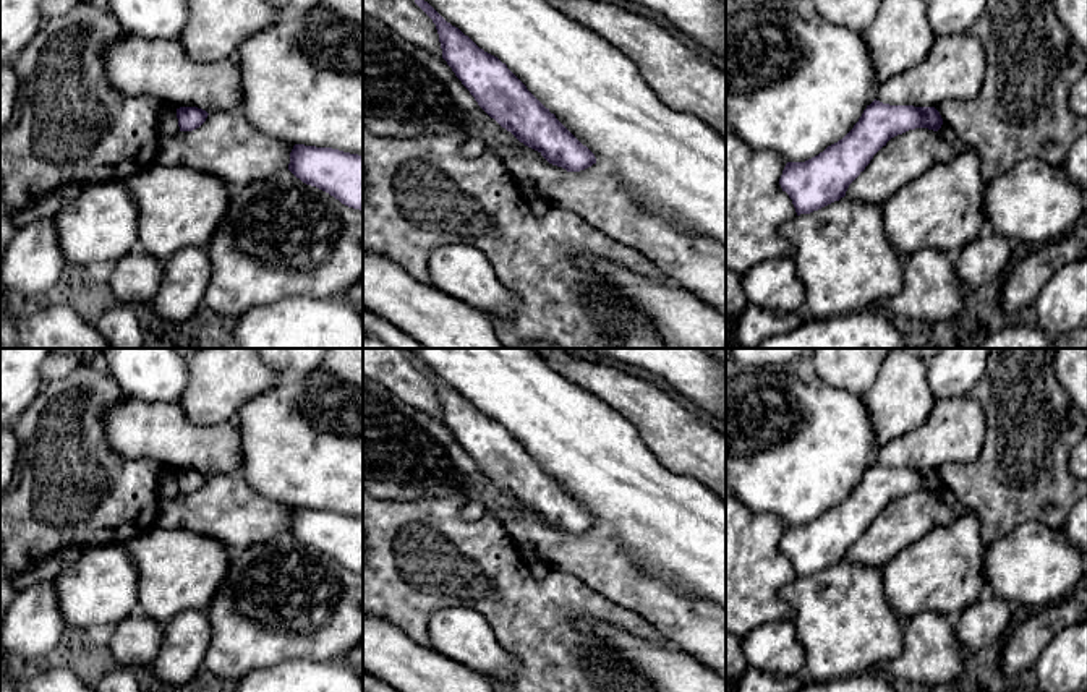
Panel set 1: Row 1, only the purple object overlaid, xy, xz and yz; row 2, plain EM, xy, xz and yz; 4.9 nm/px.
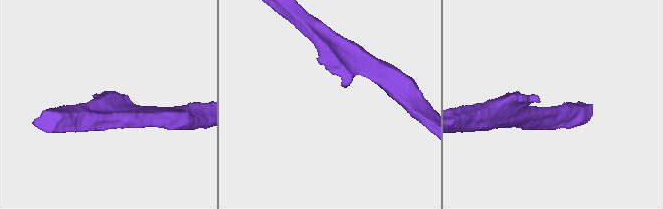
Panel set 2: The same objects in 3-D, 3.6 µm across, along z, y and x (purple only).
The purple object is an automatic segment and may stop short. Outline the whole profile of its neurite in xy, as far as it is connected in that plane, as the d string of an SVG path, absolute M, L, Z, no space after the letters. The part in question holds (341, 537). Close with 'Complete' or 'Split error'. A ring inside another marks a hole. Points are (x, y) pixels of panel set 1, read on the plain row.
M295 507L288 533L342 567L363 574L363 519L332 510Z. Complete

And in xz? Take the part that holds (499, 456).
M410 357L436 387L442 421L491 481L520 506L538 514L549 527L567 535L580 535L596 527L595 517L526 452L505 426L480 412L428 365Z. Complete

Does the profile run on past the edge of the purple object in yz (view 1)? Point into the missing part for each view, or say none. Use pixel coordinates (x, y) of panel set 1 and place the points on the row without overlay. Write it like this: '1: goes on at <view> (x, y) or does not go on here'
1: does not go on here

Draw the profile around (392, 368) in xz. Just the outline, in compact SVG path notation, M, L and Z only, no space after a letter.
M363 348L363 376L442 421L436 387L403 348Z

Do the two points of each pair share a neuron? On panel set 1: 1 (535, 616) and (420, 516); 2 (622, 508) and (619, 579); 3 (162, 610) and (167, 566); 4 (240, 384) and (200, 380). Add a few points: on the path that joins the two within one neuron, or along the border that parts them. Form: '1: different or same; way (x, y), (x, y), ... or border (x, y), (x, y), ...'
1: same; way (506, 593), (477, 564), (468, 564), (449, 545)
2: different; border (601, 530), (650, 572)
3: same; way (162, 598), (167, 577)
4: same; way (230, 380), (209, 380)

